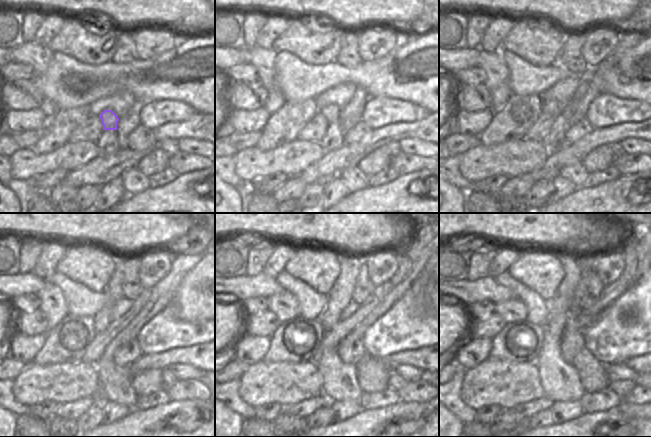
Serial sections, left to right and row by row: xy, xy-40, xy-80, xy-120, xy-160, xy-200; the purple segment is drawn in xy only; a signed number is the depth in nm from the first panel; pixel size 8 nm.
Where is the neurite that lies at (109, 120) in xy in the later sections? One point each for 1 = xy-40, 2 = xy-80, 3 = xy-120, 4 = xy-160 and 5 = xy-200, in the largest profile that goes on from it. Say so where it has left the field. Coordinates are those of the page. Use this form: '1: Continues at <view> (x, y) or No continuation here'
1: Continues at xy-40 (331, 112)
2: Continues at xy-80 (553, 108)
3: Continues at xy-120 (103, 319)
4: Continues at xy-160 (342, 291)
5: Continues at xy-200 (561, 303)

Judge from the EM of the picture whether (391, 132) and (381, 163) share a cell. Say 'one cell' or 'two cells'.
two cells

